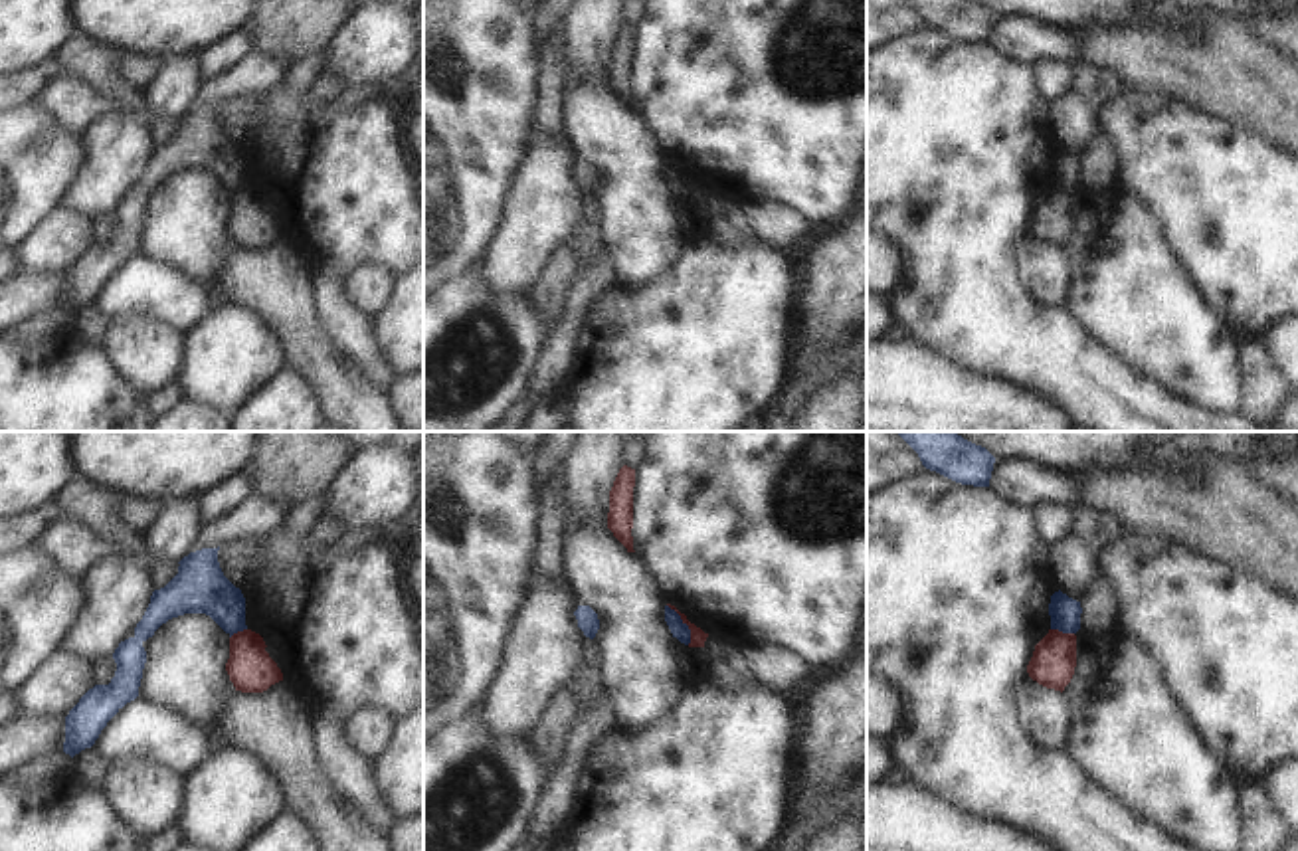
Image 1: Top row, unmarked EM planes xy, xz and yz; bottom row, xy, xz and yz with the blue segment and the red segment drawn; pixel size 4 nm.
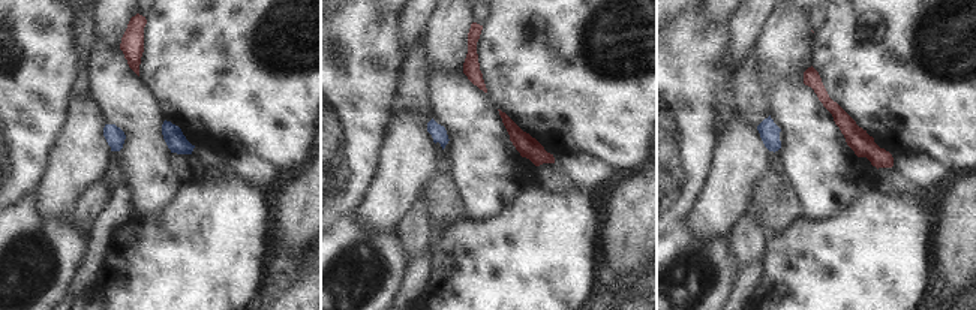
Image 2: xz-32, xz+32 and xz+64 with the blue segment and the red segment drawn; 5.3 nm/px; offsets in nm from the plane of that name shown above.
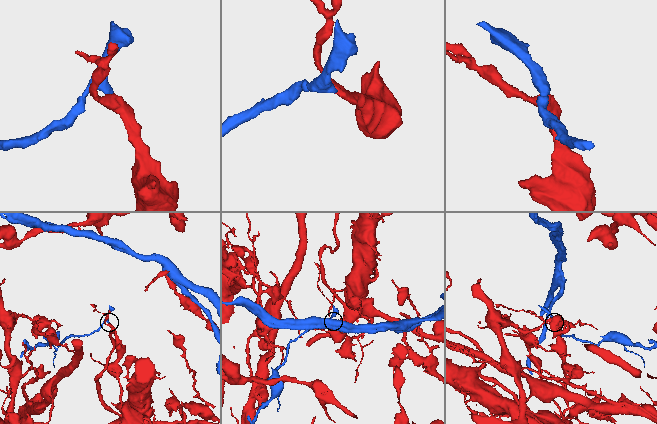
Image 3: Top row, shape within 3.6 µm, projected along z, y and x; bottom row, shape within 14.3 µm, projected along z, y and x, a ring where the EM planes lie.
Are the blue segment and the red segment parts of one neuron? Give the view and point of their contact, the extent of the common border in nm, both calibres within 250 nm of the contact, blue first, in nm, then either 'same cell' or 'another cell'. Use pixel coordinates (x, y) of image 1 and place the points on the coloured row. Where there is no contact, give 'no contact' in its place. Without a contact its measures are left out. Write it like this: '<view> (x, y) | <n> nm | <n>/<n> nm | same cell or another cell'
xz (685, 624) | 190 nm | 70/60 nm | another cell

